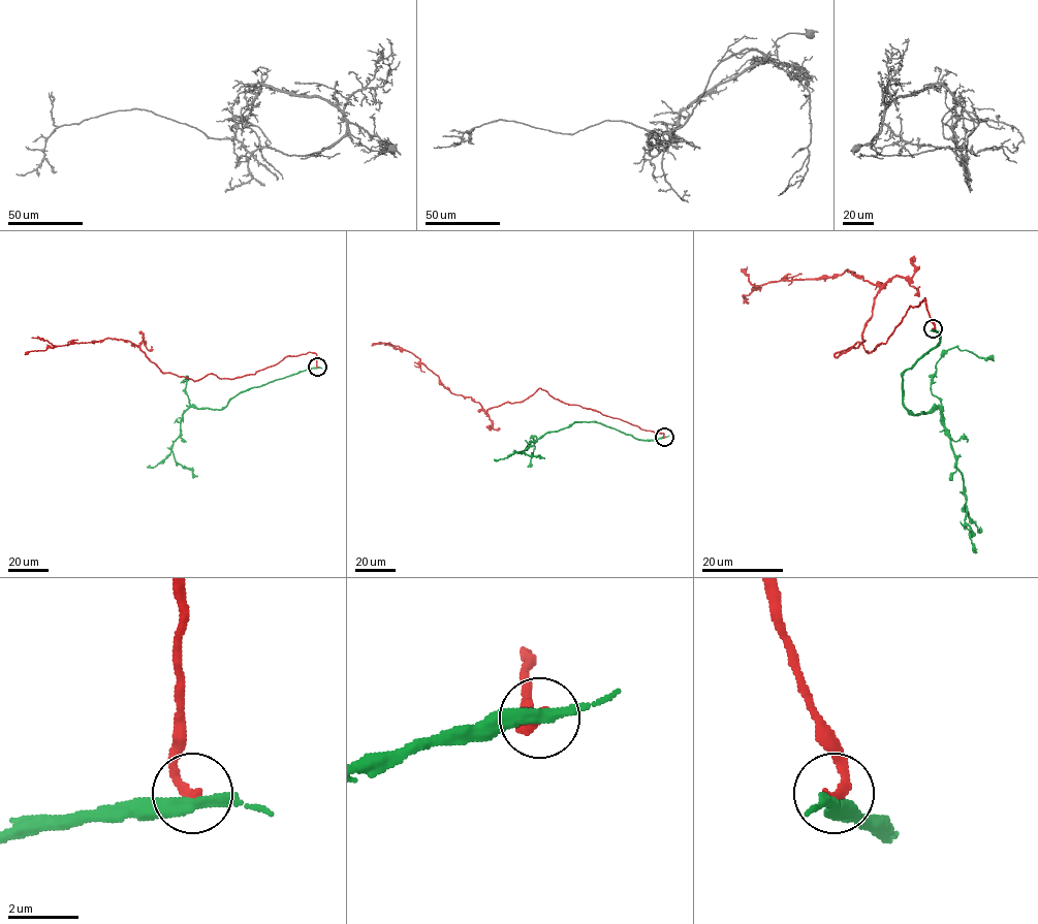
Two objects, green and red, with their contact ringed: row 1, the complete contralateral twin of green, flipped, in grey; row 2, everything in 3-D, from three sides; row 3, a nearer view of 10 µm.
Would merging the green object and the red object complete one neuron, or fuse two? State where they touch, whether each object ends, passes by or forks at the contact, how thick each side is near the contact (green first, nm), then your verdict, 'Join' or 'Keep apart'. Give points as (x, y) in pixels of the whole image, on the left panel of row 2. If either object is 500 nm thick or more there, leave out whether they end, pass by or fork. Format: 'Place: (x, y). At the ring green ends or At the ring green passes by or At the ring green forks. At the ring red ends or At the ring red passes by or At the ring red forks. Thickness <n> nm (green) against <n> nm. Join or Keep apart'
Place: (317, 367). At the ring green passes by. At the ring red ends. Thickness 340 nm (green) against 280 nm. Keep apart

